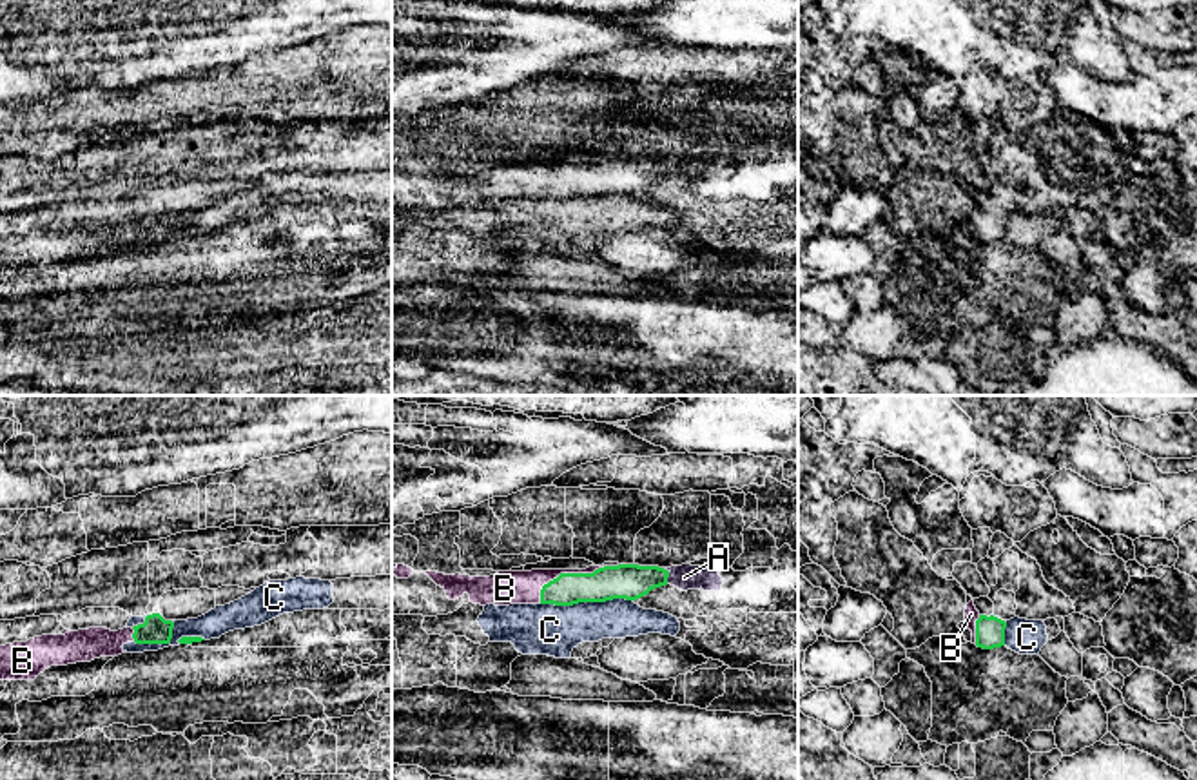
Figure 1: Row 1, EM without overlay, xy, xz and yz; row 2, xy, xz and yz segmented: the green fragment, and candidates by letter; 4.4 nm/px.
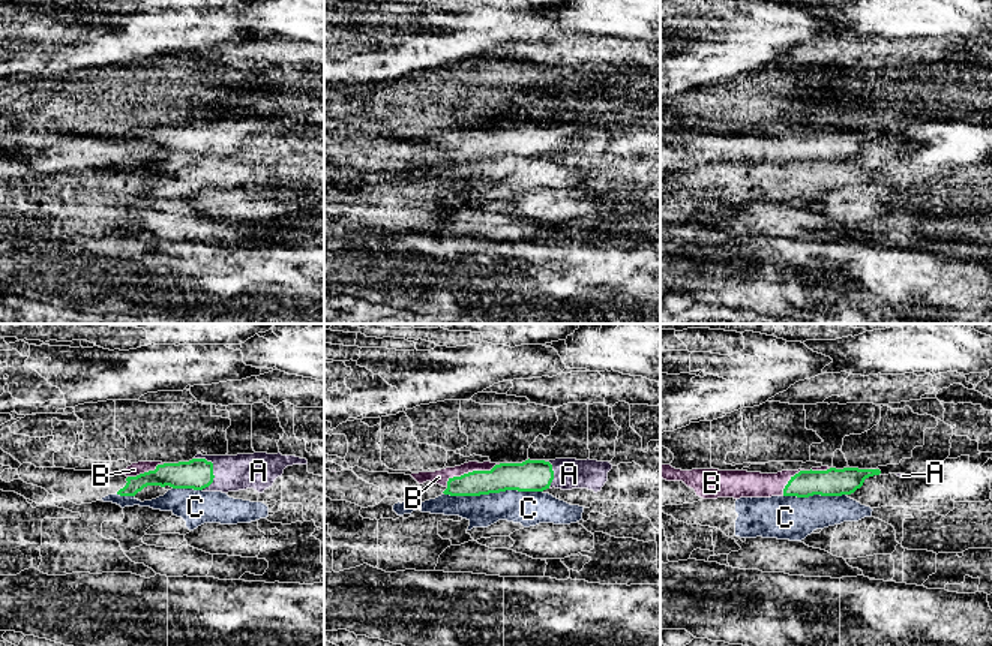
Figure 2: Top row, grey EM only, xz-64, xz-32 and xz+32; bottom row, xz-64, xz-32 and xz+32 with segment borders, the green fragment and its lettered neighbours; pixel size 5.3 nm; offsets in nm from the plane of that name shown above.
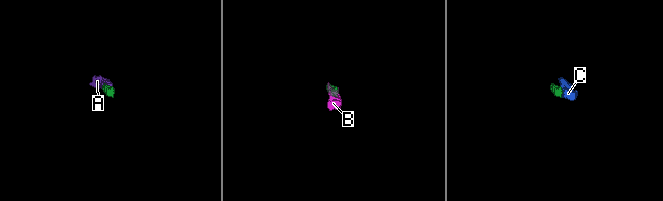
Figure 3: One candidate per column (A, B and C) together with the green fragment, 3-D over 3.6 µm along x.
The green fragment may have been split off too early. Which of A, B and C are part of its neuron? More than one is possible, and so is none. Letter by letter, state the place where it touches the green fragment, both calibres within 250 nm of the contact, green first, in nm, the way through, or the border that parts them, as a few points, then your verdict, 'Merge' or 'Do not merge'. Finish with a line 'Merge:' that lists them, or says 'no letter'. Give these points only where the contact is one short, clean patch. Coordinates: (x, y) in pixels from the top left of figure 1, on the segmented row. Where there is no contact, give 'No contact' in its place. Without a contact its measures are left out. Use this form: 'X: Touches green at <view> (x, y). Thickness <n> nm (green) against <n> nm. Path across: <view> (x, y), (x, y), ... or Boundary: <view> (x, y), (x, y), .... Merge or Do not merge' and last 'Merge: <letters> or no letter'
A: Touches green at xz (668, 575). Thickness 160 nm (green) against 120 nm. Path across: xz (626, 581), (668, 575), (684, 577). Merge
B: Touches green at xz (564, 574). Thickness 150 nm (green) against 140 nm. Path across: xz (608, 583), (574, 583), (564, 574), (543, 586), (510, 586). Merge
C: Touches green at xz (586, 601). Thickness 160 nm (green) against 220 nm. Boundary: xz (632, 599), (541, 604). Do not merge
Merge: A, B

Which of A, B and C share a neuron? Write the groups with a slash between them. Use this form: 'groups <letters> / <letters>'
groups A B / C

